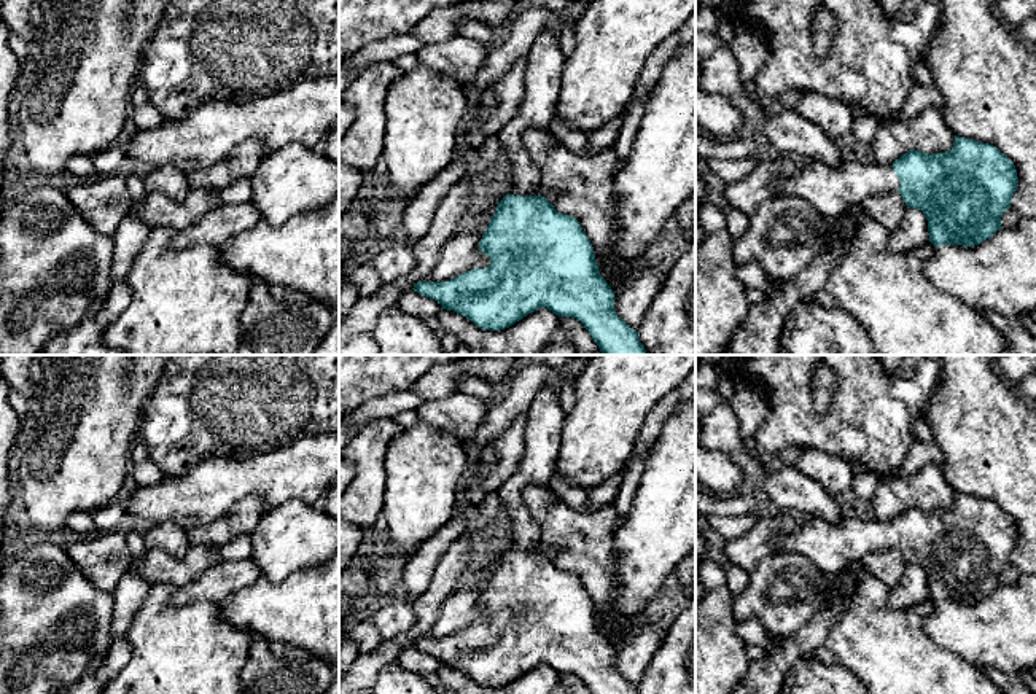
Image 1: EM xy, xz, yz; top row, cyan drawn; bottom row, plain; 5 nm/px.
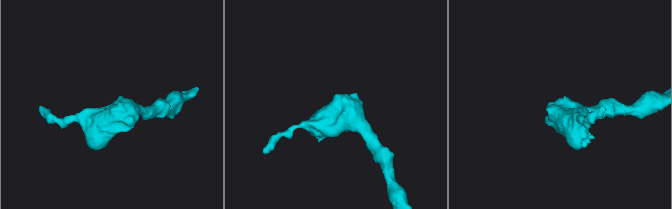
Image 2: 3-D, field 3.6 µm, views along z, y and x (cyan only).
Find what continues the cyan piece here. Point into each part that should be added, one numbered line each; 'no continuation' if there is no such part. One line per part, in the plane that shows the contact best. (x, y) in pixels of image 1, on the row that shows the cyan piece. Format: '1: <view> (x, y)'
1: xz (545, 61)

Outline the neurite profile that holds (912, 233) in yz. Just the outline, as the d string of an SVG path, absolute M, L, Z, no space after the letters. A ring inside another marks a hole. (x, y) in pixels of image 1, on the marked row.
M907 207L899 226L890 232L888 248L904 253L929 242L928 220L918 209Z

